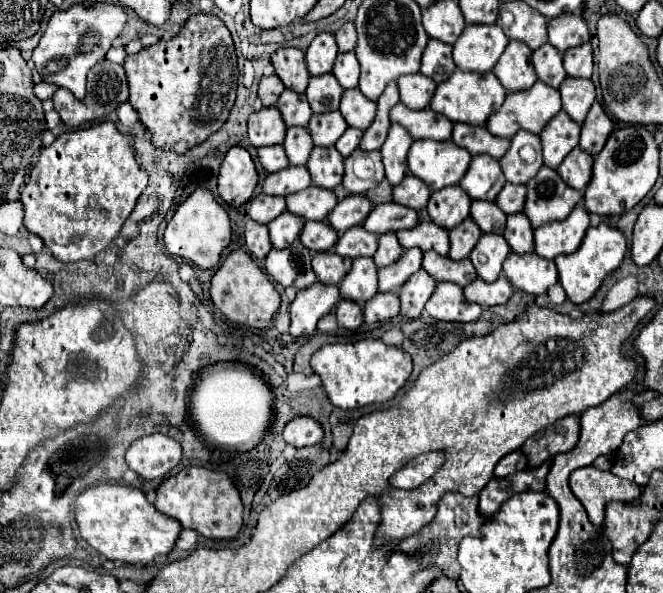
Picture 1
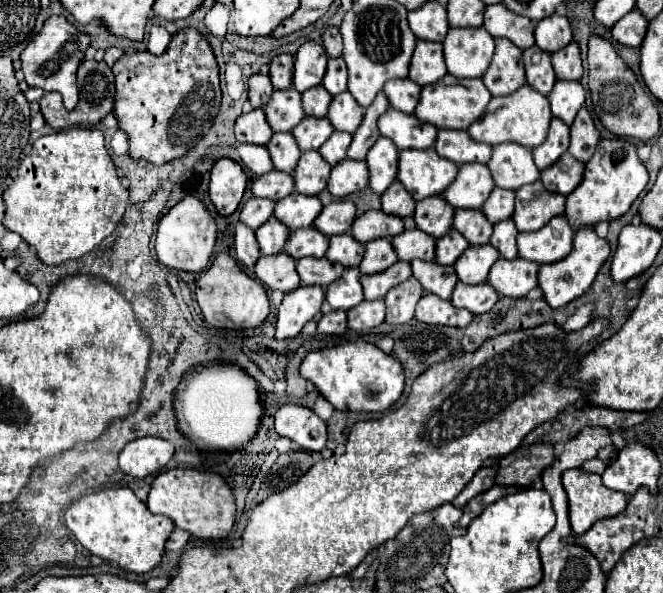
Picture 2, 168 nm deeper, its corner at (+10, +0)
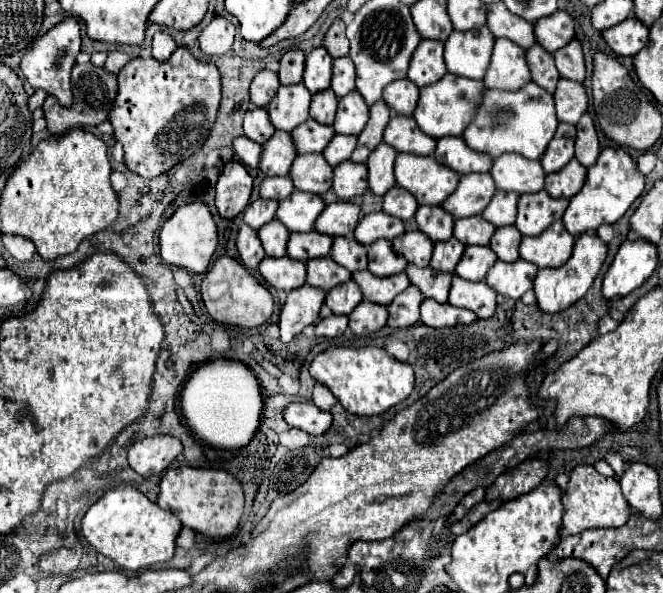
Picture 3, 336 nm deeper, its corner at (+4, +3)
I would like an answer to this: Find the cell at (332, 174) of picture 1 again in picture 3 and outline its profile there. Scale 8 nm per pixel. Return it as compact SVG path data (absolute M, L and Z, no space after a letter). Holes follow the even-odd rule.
M322 153L298 155L290 169L290 179L296 189L322 195L332 185L332 167L324 161Z

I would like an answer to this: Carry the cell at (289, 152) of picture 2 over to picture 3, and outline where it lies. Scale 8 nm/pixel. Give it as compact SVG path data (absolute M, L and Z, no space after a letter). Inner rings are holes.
M276 131L270 141L262 145L262 155L260 155L260 171L268 177L274 175L288 175L292 161L296 157L296 149L292 143L290 133Z

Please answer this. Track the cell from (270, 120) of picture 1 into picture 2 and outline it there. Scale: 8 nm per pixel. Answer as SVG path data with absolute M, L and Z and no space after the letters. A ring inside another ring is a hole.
M252 110L248 114L242 114L236 120L236 140L246 144L268 144L272 138L272 128L266 120L264 110Z

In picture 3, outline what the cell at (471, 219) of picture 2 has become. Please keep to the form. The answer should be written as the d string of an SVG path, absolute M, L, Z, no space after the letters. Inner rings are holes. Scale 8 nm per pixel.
M482 215L458 219L454 223L454 237L464 245L488 245L494 233L494 225L484 221Z

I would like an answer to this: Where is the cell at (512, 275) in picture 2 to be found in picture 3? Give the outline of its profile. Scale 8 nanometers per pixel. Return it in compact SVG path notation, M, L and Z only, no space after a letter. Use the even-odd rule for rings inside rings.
M518 259L514 263L496 261L486 275L486 283L500 295L520 299L528 289L532 289L536 271L538 267L524 259Z

